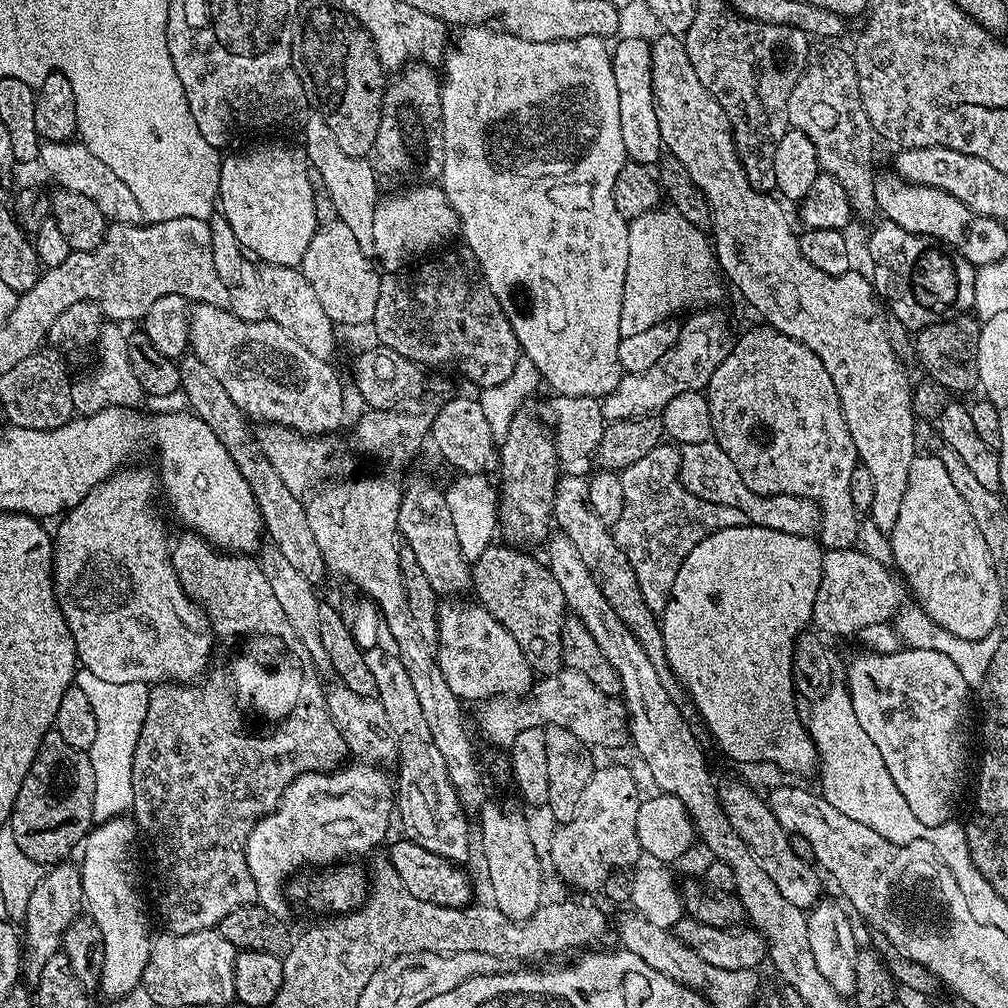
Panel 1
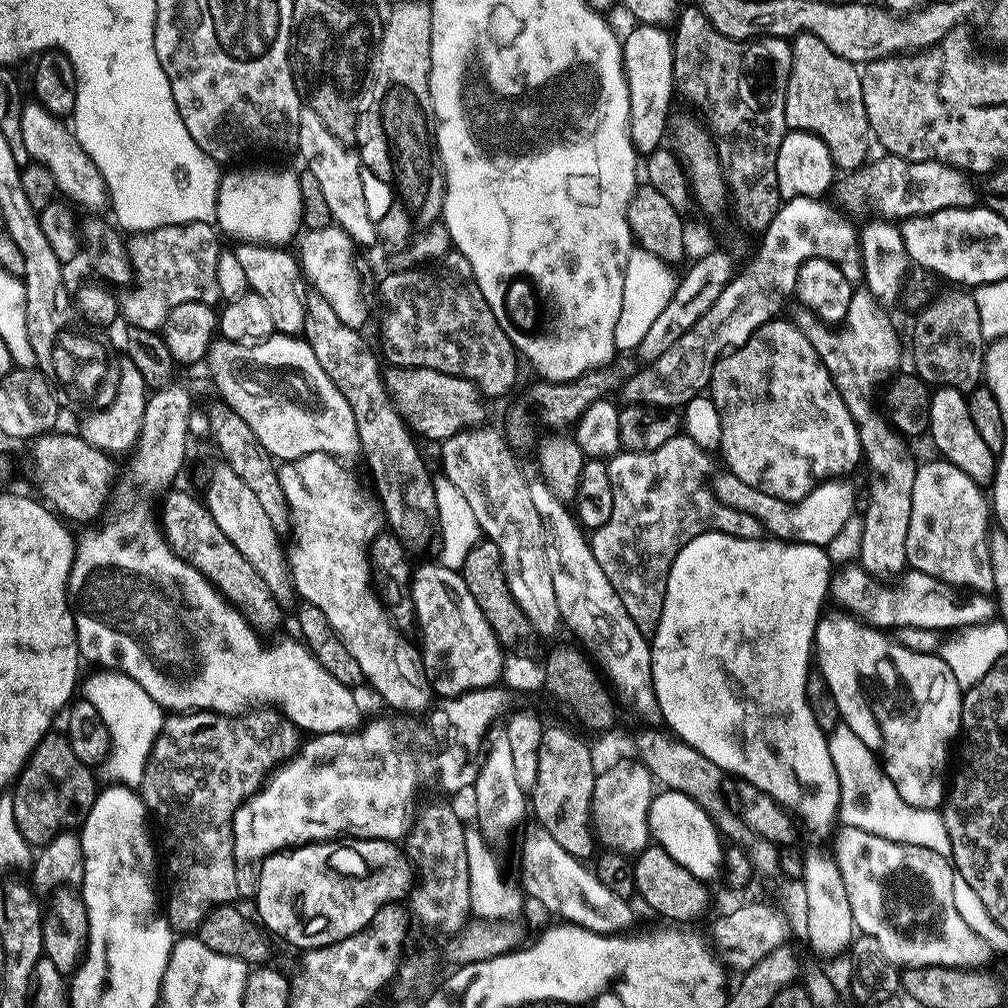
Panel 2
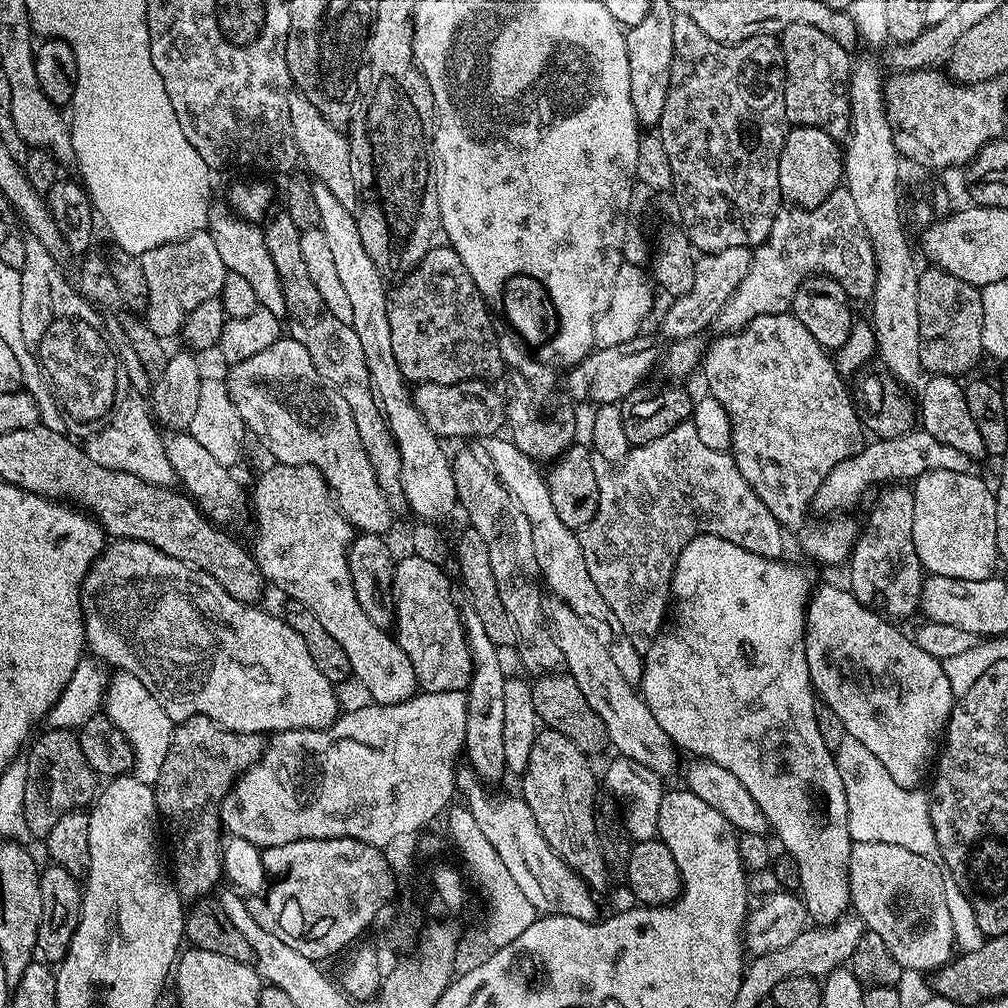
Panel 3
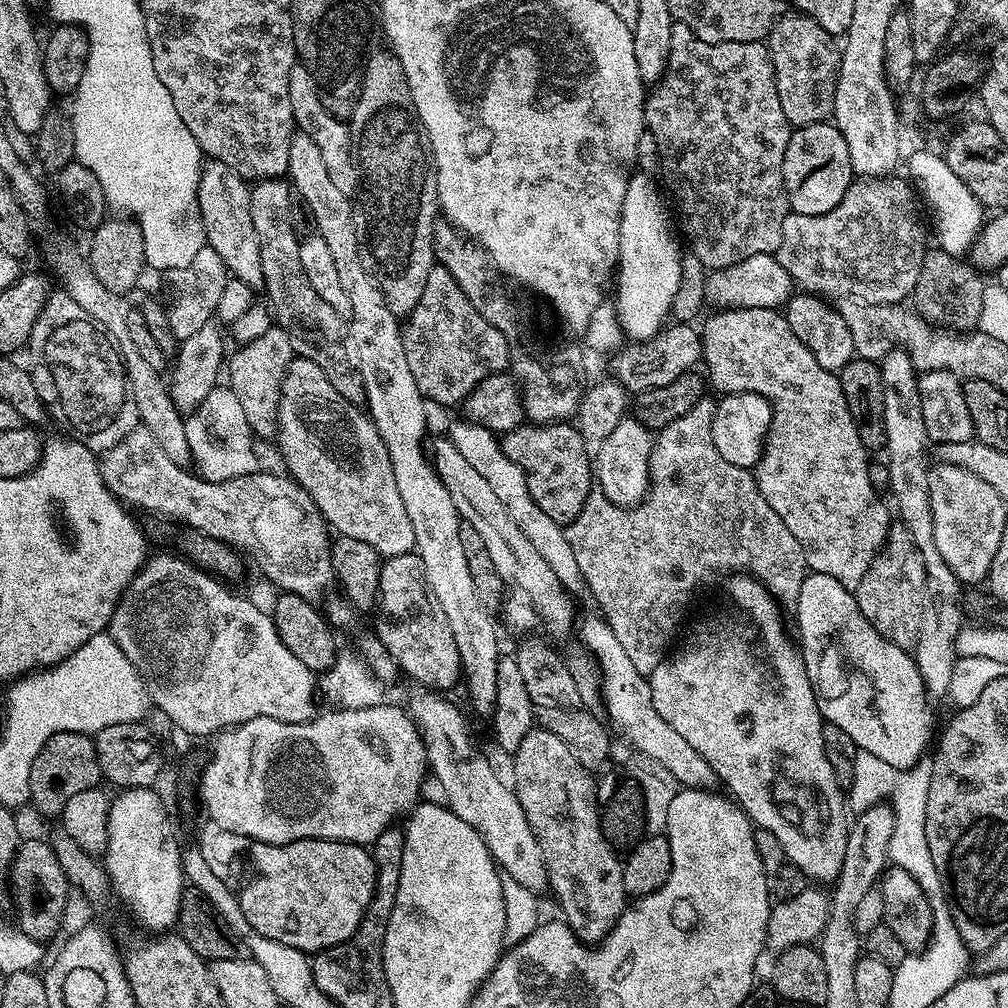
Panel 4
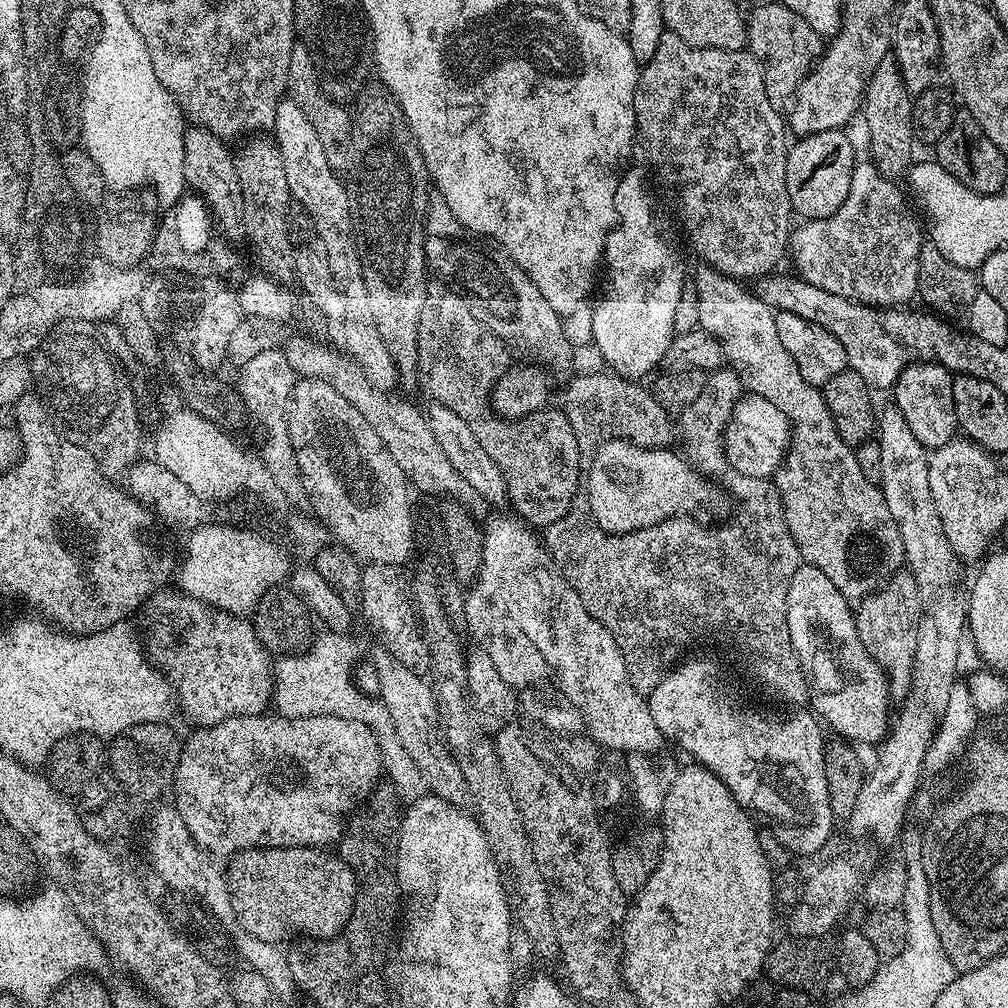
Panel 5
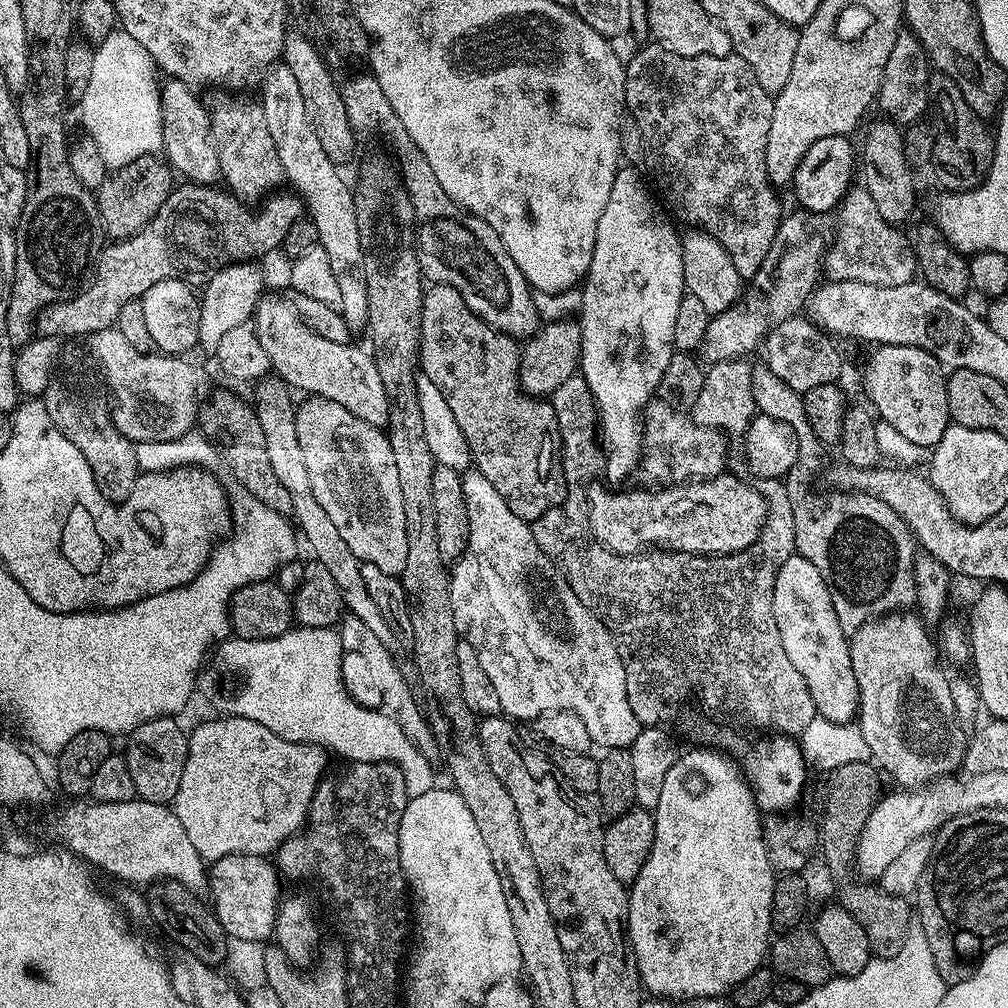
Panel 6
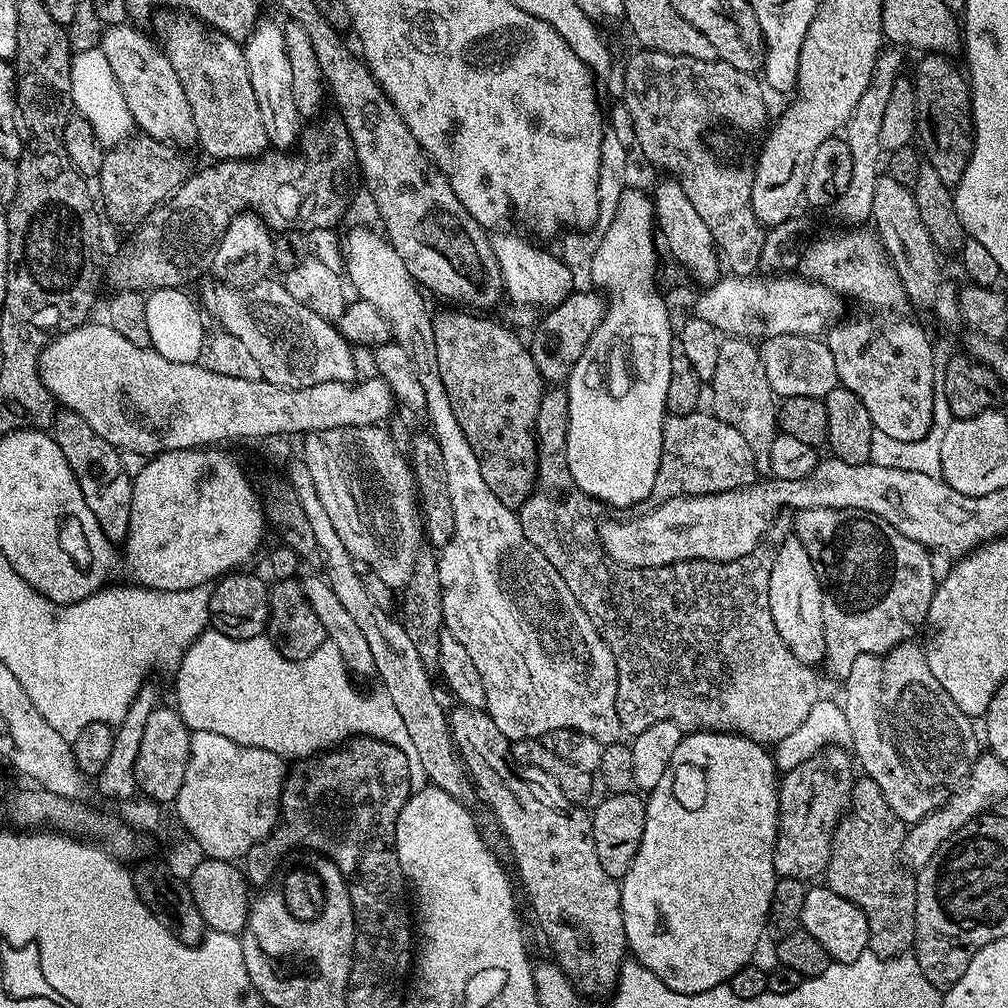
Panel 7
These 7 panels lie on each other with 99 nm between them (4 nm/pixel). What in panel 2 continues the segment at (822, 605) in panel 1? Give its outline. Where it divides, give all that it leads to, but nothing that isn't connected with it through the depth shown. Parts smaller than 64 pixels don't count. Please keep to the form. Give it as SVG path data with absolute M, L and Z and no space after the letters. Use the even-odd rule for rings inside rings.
M859 564L837 567L829 584L829 597L841 607L841 611L881 630L898 627L955 630L985 624L994 616L994 600L991 595L961 594L951 584L915 570L905 570L899 573L895 582L885 582L869 574Z

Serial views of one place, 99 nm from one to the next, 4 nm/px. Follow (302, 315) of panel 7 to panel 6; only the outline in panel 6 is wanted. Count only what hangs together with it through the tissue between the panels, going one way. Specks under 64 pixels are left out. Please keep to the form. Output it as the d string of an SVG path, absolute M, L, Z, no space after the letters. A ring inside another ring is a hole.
M271 294L265 295L256 305L254 313L254 325L258 340L266 352L271 364L271 371L279 376L289 389L301 388L304 394L321 396L327 400L338 402L338 406L346 406L350 414L362 418L375 428L383 429L388 422L388 399L386 398L386 386L382 386L382 374L378 374L378 366L371 355L368 356L360 348L355 348L355 343L339 344L330 342L322 335L316 334L308 328L303 317L299 315L294 304L288 300L279 300Z

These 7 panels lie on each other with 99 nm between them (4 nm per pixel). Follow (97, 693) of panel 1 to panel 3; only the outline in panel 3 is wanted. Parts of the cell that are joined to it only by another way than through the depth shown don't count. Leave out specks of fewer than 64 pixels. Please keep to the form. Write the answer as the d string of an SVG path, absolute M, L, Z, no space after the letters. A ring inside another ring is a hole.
M117 671L108 681L105 693L104 712L122 730L134 753L132 774L140 782L153 786L162 770L164 758L169 750L174 722L162 709L161 703L129 672Z

